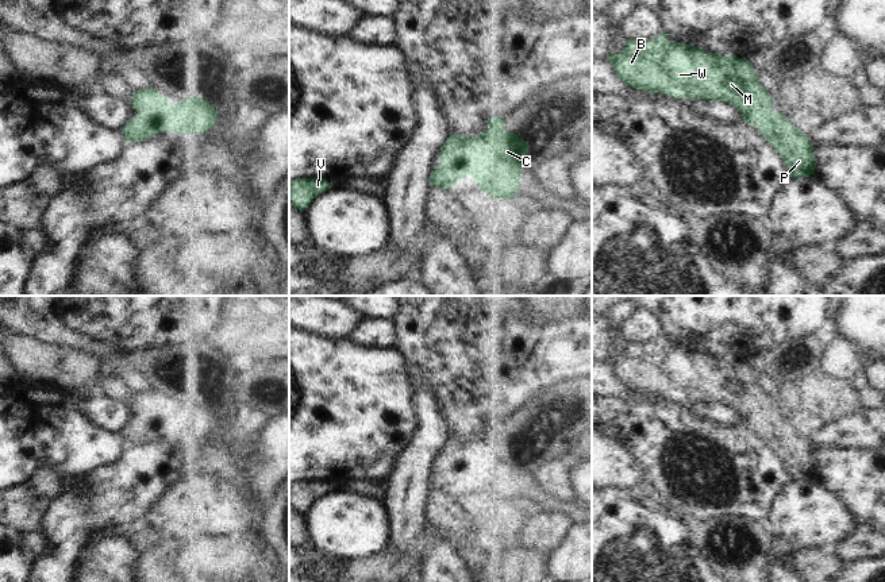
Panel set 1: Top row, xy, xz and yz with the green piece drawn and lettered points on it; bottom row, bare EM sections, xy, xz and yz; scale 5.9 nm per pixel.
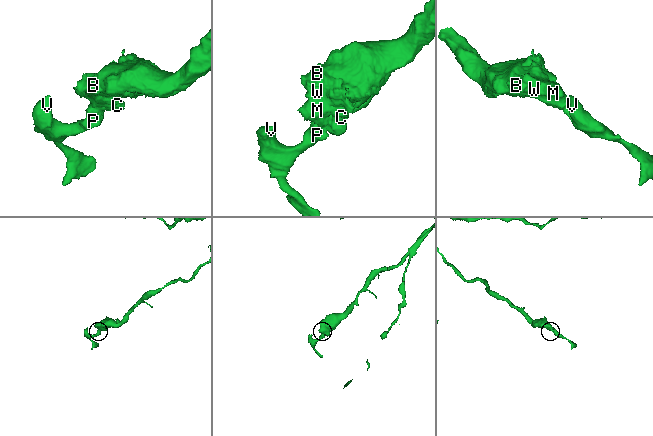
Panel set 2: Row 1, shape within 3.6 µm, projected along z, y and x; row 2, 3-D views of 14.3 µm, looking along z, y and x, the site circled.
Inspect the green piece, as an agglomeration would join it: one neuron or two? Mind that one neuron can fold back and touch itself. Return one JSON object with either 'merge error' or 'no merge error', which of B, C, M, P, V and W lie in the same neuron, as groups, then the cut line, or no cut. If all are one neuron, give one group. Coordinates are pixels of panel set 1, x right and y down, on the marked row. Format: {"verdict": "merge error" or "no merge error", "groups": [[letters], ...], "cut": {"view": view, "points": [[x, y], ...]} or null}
{"verdict": "no merge error", "groups": [["B", "C", "M", "P", "V", "W"]], "cut": null}

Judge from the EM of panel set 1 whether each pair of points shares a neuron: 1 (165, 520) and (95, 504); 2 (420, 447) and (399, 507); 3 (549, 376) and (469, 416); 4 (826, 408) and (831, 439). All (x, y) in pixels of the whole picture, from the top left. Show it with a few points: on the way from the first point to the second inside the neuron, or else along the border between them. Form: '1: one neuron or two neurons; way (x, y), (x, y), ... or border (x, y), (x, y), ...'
1: two neurons; border (165, 490), (141, 521)
2: one neuron; way (418, 462), (406, 478), (403, 492)
3: one neuron; way (530, 396), (514, 407), (489, 407)
4: two neurons; border (839, 415), (837, 419), (828, 420)

